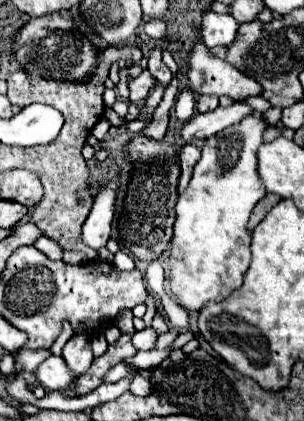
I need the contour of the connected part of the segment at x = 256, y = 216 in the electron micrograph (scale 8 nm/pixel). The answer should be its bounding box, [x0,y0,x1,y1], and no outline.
[247,193,281,231]

